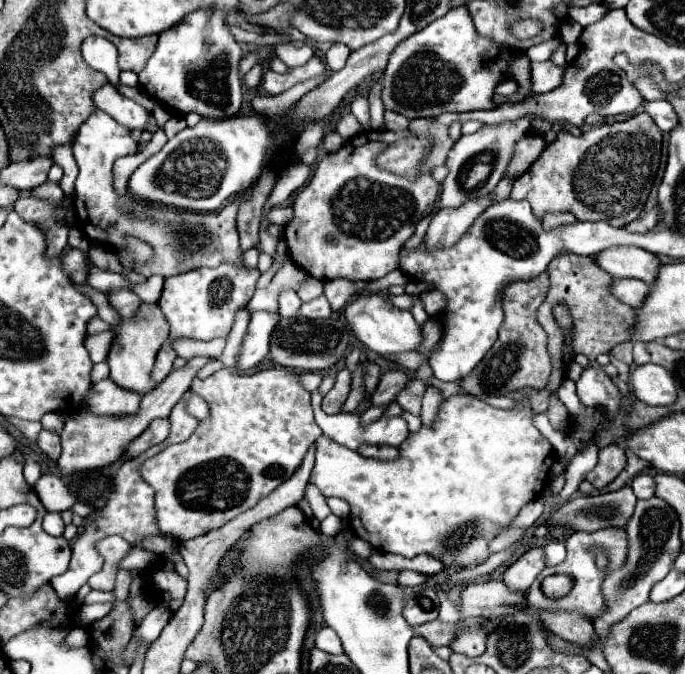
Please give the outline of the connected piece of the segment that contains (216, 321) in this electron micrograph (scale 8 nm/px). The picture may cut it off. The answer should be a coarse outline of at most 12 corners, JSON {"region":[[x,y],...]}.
{"region":[[233,265],[167,277],[169,341],[227,337],[259,275]]}

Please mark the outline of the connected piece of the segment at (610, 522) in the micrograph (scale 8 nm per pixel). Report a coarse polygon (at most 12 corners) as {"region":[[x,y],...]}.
{"region":[[631,487],[579,495],[551,525],[575,531],[625,527],[637,497]]}

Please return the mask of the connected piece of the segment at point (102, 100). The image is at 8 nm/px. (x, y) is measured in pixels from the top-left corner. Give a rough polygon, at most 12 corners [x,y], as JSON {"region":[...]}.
{"region":[[111,83],[93,95],[129,131],[147,129],[149,111],[119,95]]}

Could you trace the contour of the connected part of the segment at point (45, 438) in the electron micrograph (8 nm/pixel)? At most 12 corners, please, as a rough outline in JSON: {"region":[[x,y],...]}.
{"region":[[43,429],[37,445],[51,461],[61,455],[59,435]]}

